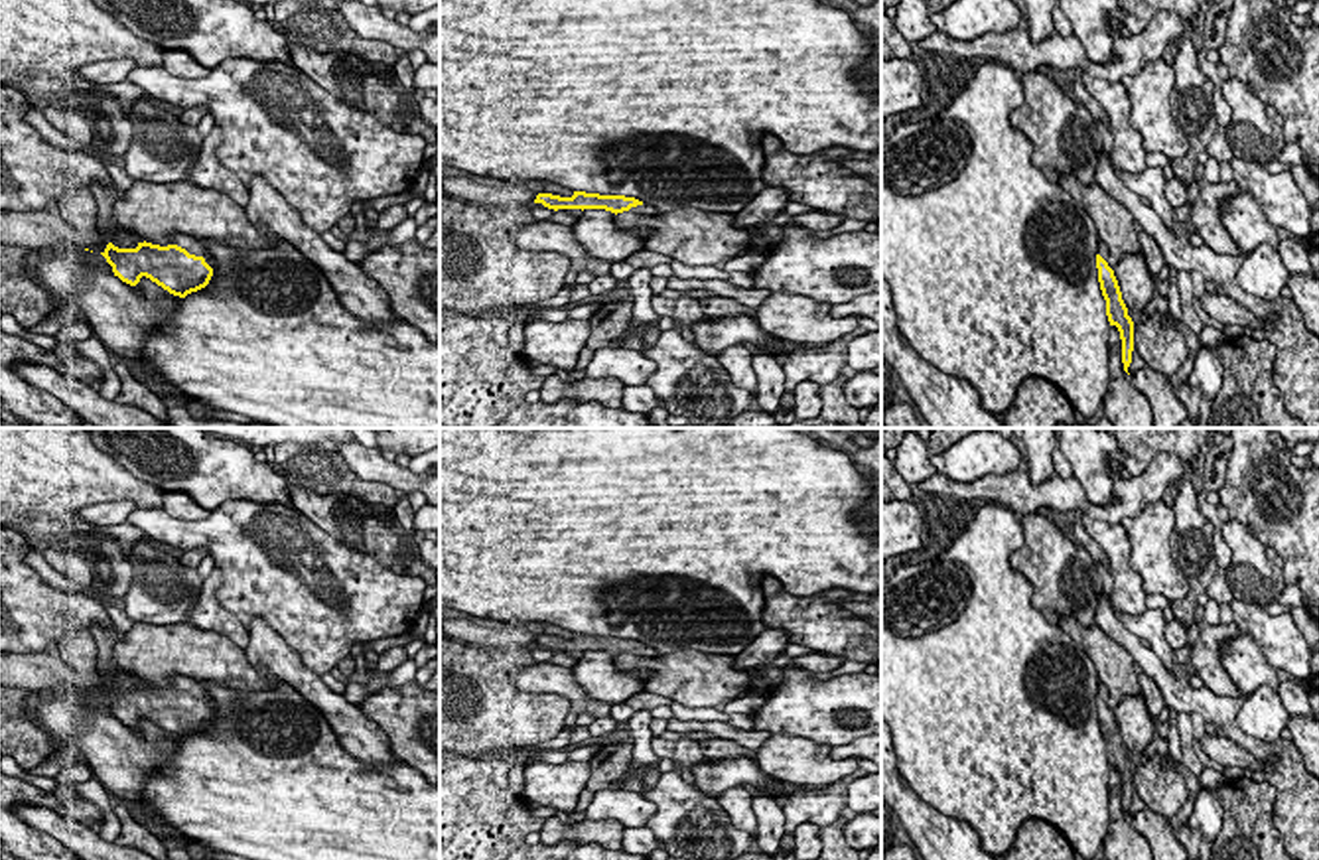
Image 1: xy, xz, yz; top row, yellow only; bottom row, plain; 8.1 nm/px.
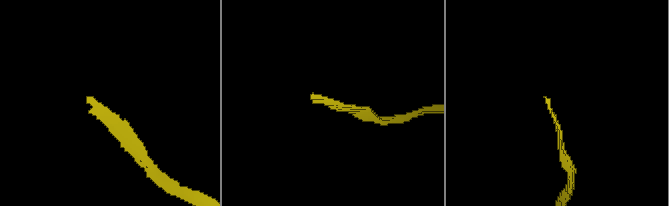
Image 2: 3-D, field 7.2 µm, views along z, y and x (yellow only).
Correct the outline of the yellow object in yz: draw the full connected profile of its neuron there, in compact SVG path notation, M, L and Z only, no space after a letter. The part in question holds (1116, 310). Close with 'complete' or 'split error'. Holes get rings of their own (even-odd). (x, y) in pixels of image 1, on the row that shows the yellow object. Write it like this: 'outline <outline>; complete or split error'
outline M1098 241L1096 251L1096 268L1098 268L1098 282L1102 296L1106 300L1106 316L1110 325L1116 325L1122 339L1122 363L1124 371L1128 373L1128 367L1132 363L1132 351L1134 351L1134 322L1128 316L1128 308L1122 300L1122 292L1118 286L1118 280L1114 276L1114 270L1108 266L1110 251L1108 247Z; split error

